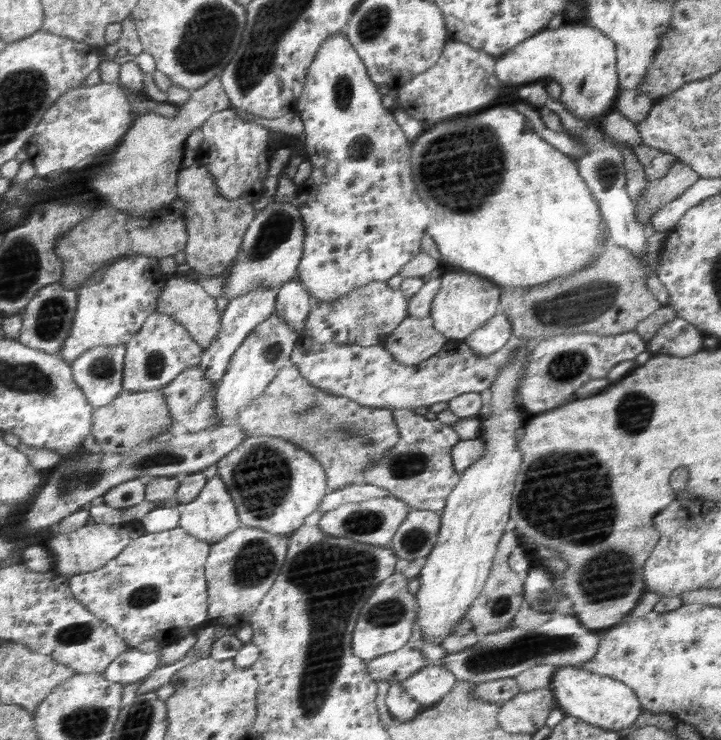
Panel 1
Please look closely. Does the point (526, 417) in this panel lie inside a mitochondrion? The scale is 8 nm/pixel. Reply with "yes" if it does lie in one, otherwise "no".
no

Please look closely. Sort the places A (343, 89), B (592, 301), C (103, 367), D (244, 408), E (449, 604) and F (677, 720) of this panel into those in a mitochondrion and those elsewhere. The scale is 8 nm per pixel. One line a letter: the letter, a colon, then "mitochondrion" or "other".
A: mitochondrion
B: mitochondrion
C: mitochondrion
D: other
E: other
F: other

